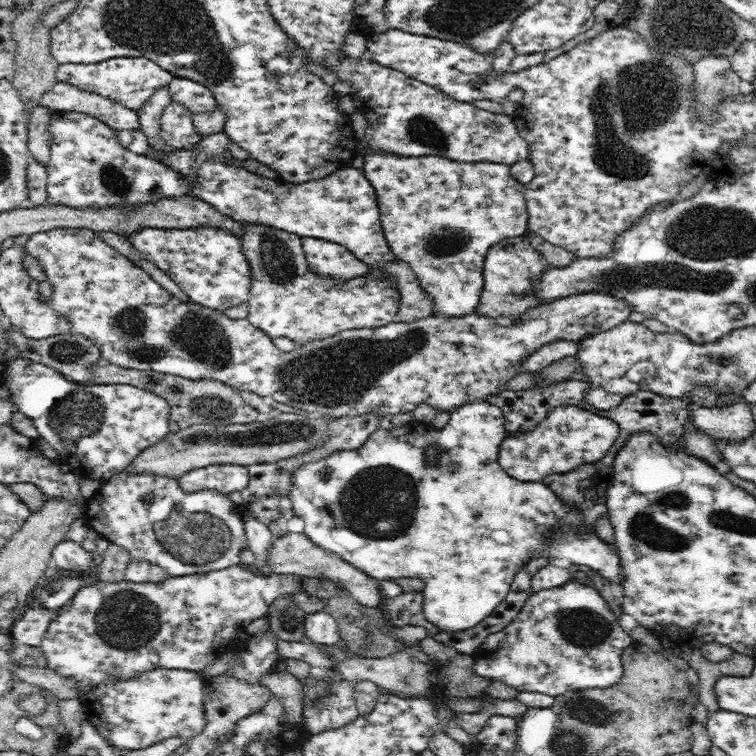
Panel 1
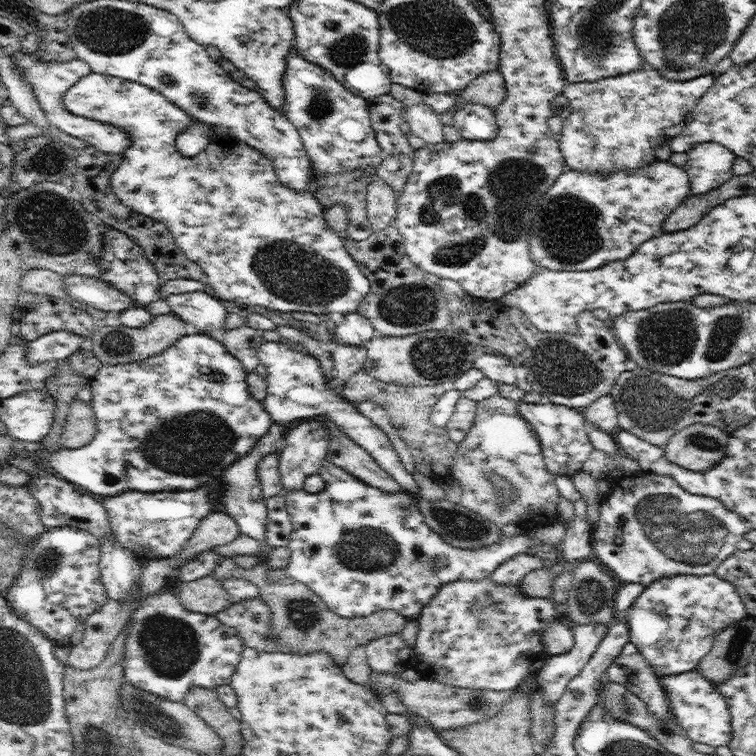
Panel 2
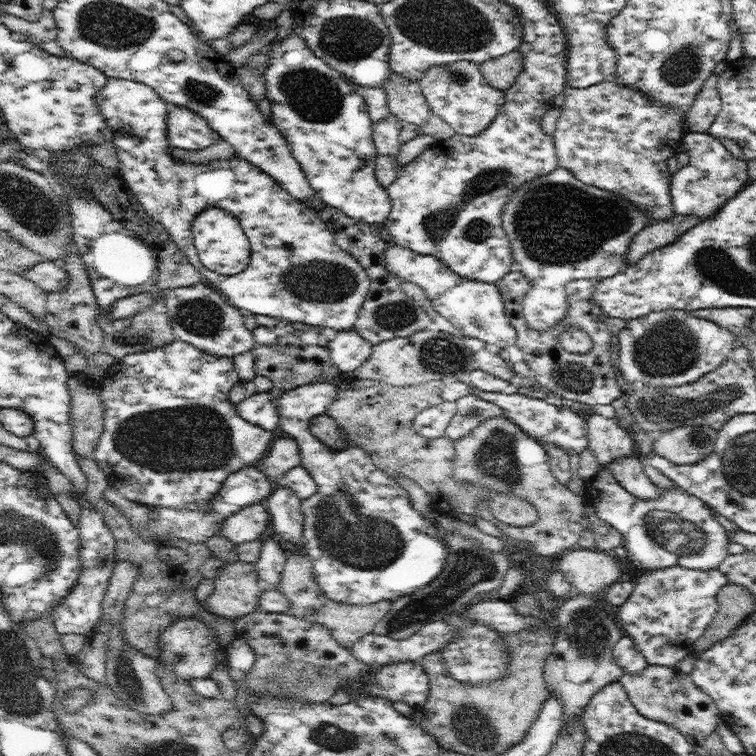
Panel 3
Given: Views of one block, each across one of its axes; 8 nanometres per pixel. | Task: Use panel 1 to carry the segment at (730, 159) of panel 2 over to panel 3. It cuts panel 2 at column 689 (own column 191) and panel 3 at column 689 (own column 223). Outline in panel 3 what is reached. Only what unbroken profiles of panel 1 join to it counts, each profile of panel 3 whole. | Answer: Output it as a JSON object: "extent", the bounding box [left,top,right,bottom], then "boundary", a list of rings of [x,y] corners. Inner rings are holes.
{"extent":[670,132,748,219],"boundary":[[[686,132],[681,140],[689,161],[671,176],[670,192],[675,214],[694,214],[705,219],[716,213],[728,199],[734,197],[748,182],[748,161],[738,160],[722,141],[708,132]]]}

